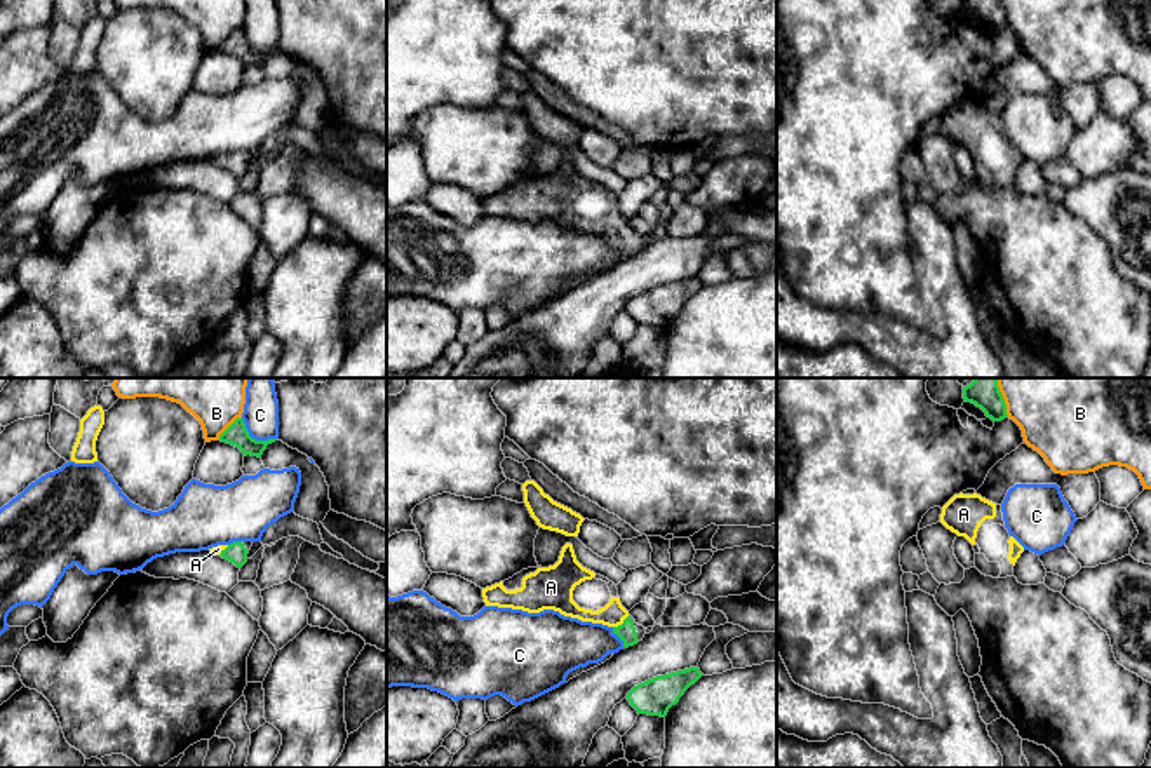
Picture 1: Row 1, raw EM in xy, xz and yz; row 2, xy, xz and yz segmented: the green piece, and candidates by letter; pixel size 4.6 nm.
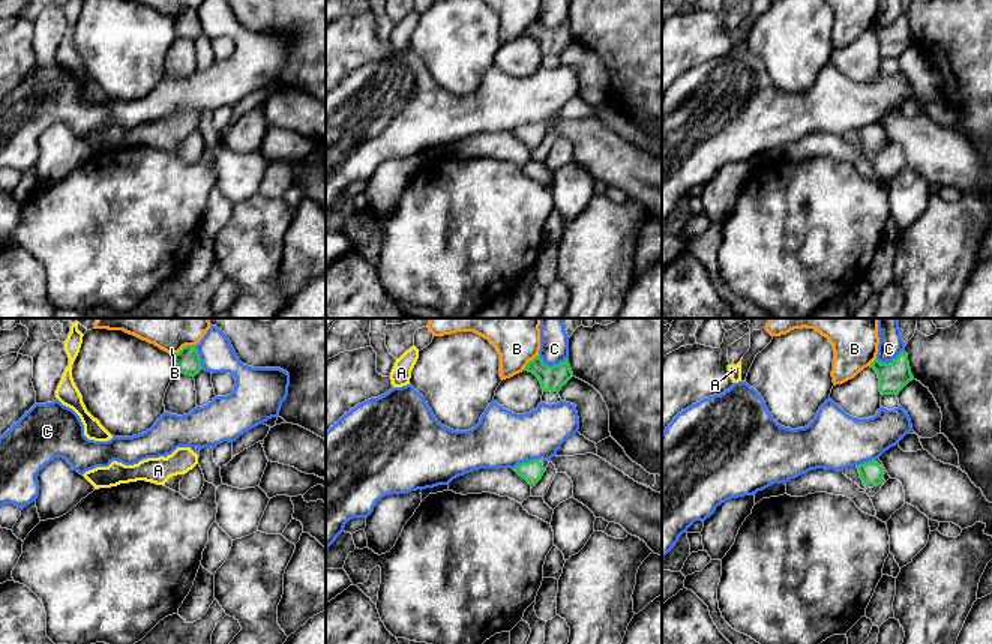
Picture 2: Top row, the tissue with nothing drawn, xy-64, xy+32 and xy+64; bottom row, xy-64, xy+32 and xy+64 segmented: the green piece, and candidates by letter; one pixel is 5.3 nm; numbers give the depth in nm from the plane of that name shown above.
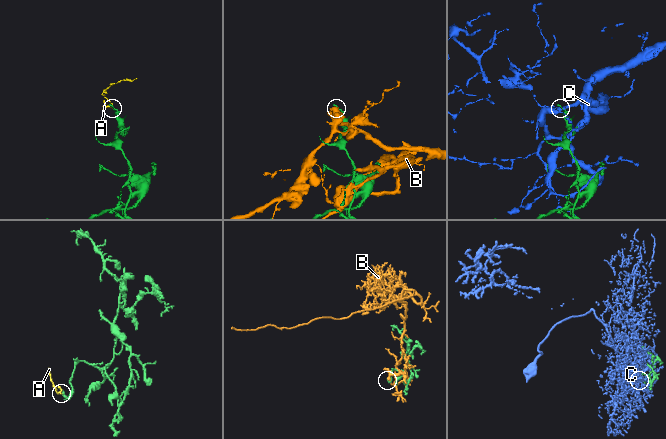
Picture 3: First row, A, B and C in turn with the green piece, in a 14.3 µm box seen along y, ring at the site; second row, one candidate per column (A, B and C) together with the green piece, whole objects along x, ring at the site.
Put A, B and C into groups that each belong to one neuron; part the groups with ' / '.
A / B / C

